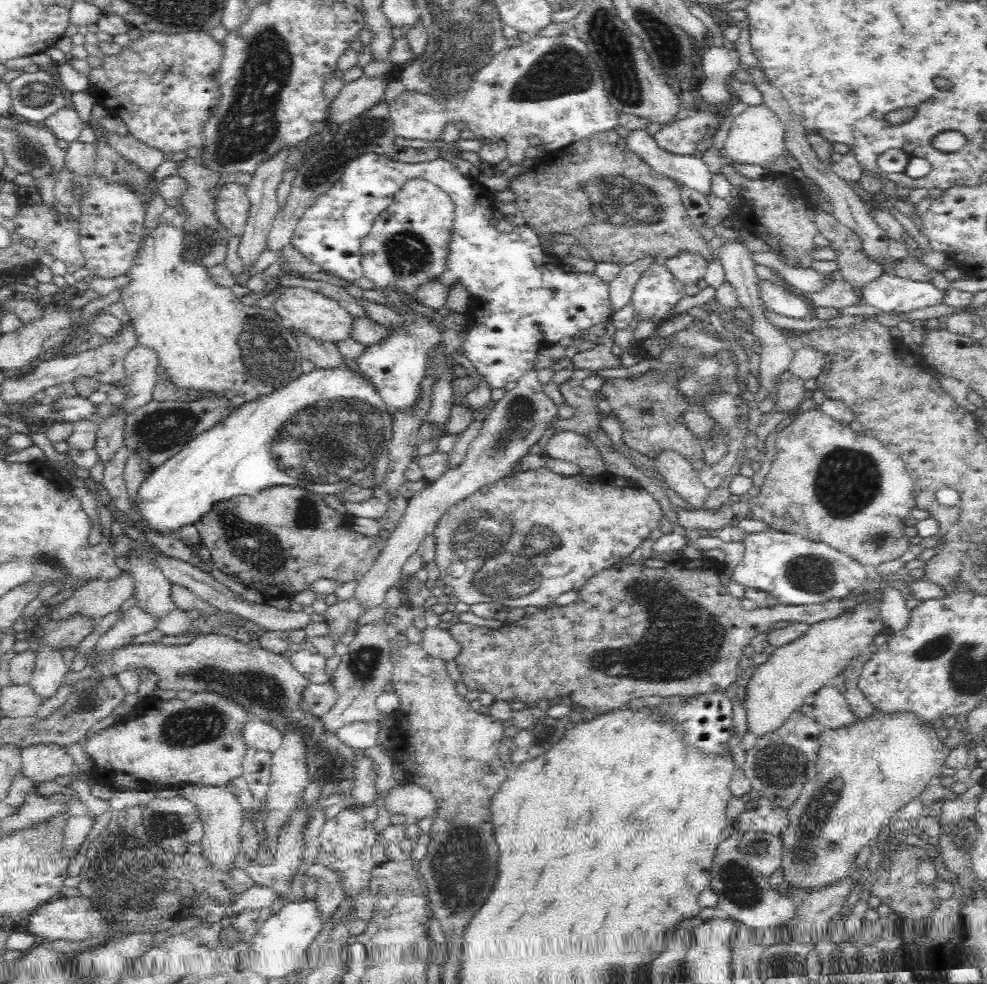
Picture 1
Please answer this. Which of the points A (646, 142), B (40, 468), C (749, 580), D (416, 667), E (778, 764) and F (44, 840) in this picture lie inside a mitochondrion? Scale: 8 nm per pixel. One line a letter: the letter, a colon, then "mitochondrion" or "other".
A: other
B: other
C: other
D: other
E: mitochondrion
F: mitochondrion

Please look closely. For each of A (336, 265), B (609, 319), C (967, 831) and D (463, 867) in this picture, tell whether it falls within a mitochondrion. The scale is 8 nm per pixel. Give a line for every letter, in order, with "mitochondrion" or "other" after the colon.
A: other
B: other
C: mitochondrion
D: mitochondrion

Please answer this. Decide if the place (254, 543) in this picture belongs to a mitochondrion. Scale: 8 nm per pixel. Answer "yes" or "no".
yes

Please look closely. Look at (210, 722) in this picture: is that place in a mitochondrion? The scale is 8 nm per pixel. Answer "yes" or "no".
yes

